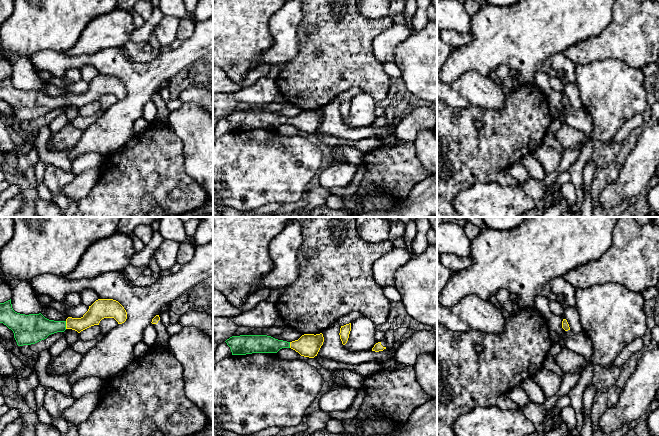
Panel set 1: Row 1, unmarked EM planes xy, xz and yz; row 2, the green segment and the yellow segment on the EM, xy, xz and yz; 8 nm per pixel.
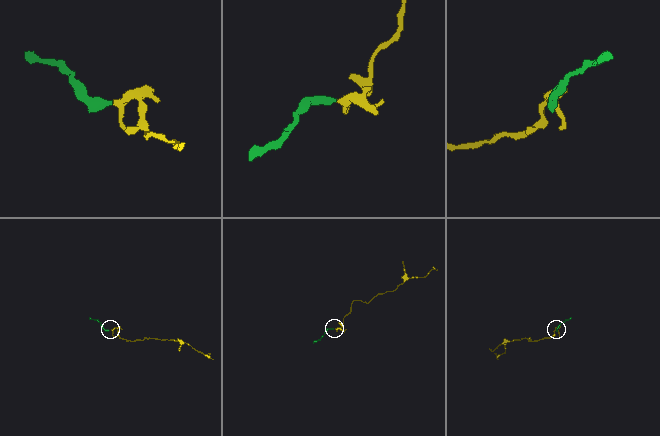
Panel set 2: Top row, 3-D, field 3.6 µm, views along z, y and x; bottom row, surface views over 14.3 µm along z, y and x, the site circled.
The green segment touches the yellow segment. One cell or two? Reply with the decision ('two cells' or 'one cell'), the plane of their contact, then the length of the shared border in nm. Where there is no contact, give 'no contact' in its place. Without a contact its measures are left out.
one cell | xy | 60 nm

